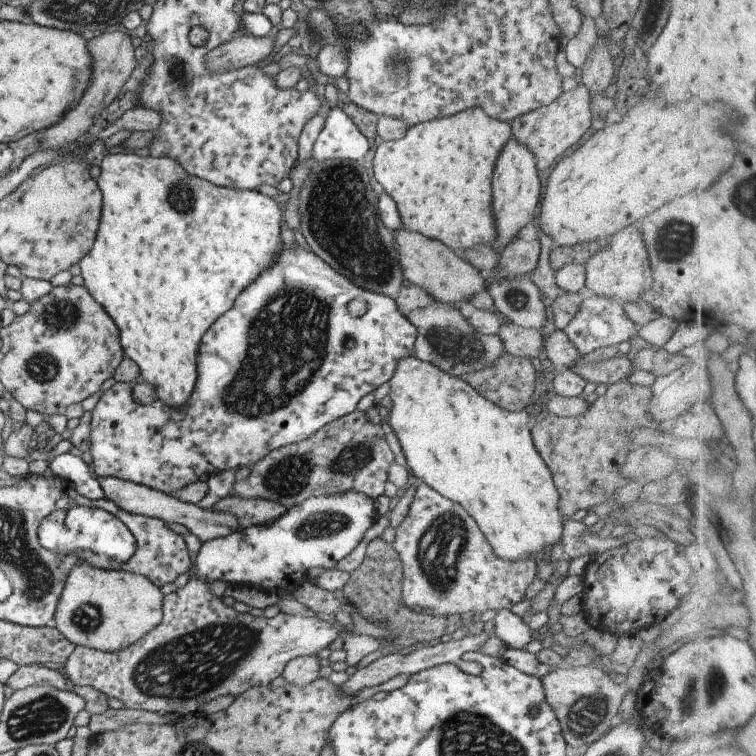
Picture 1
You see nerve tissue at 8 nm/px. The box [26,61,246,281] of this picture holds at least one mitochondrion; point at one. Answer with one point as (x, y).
(180, 195)

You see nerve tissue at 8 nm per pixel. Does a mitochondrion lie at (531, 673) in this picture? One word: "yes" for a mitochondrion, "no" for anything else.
no

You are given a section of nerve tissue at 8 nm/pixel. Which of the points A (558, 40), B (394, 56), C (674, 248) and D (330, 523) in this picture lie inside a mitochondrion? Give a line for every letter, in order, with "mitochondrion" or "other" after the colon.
A: other
B: mitochondrion
C: mitochondrion
D: mitochondrion

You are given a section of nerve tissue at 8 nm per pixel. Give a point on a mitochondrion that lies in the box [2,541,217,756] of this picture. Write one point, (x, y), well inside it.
(42, 715)

